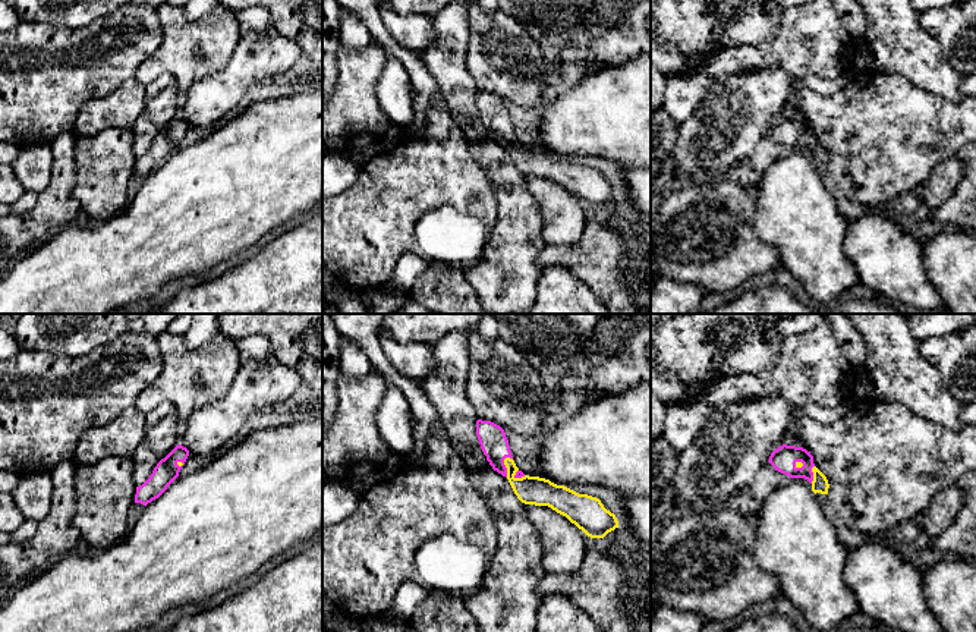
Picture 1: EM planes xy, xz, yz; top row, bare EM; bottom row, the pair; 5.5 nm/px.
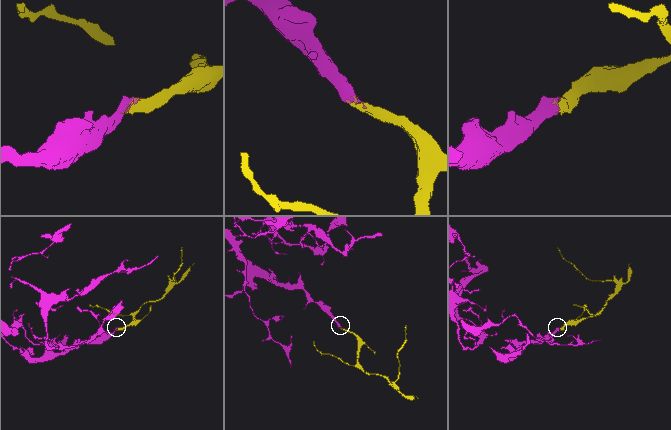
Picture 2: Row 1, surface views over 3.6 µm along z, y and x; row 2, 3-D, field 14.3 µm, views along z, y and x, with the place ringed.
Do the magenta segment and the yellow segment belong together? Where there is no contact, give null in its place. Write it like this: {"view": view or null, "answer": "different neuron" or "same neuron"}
{"view": "xz", "answer": "same neuron"}

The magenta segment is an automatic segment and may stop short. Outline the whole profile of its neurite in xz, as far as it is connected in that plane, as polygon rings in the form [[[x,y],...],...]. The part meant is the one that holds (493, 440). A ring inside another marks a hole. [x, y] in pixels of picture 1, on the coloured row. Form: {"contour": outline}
{"contour": [[[476,421],[476,436],[494,471],[506,477],[525,504],[548,506],[566,516],[591,538],[604,538],[618,528],[614,513],[599,499],[579,494],[550,479],[525,475],[514,463],[504,430],[491,421]]]}

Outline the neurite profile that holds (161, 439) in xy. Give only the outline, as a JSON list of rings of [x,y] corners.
[[[176,415],[166,416],[147,430],[145,437],[130,455],[133,460],[133,482],[142,485],[152,474],[157,463],[180,444],[183,425]]]

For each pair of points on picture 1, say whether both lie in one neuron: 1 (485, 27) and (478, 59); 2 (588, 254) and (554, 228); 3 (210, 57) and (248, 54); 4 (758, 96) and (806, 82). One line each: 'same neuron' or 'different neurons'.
1: same neuron
2: different neurons
3: different neurons
4: different neurons

